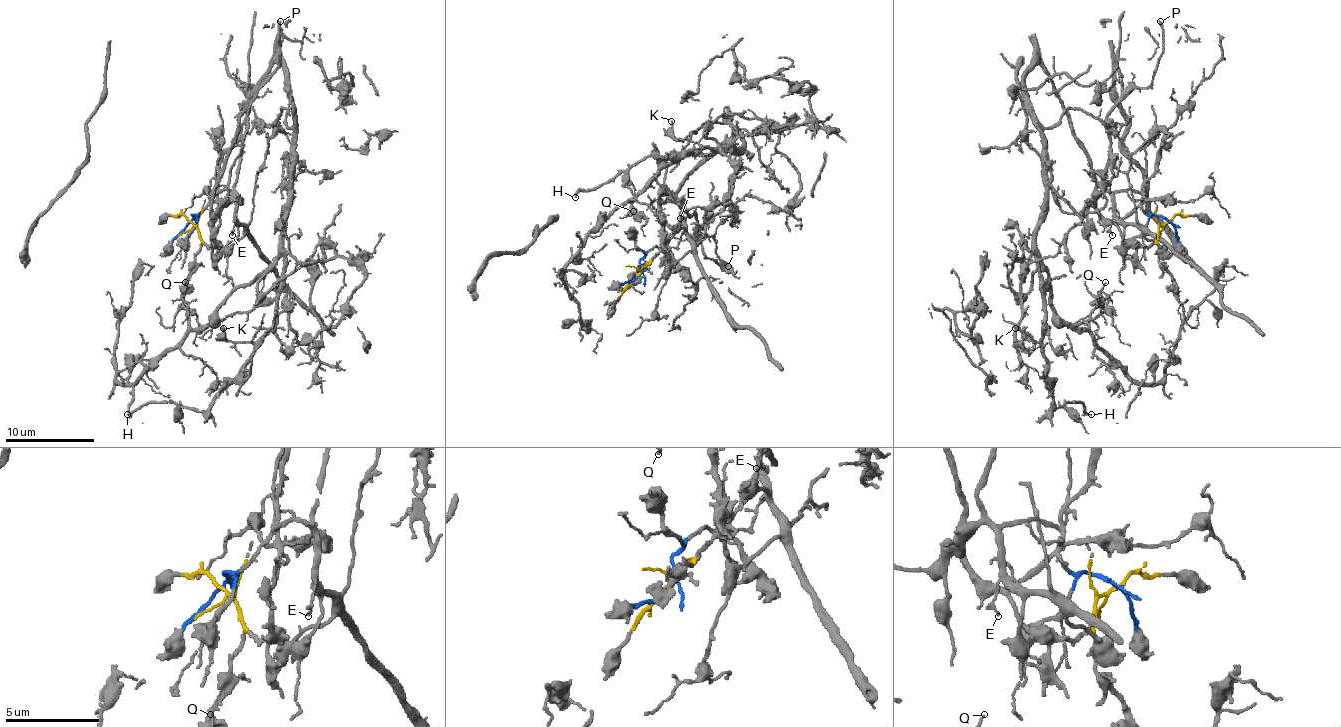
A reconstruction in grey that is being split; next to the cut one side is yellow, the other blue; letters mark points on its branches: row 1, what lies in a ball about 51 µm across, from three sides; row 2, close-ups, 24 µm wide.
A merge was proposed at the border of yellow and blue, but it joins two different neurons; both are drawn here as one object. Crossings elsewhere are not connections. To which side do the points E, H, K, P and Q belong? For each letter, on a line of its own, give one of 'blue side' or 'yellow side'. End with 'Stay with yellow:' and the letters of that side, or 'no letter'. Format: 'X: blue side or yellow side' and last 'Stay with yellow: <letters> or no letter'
E: blue side
H: yellow side
K: yellow side
P: blue side
Q: yellow side
Stay with yellow: H, K, Q

